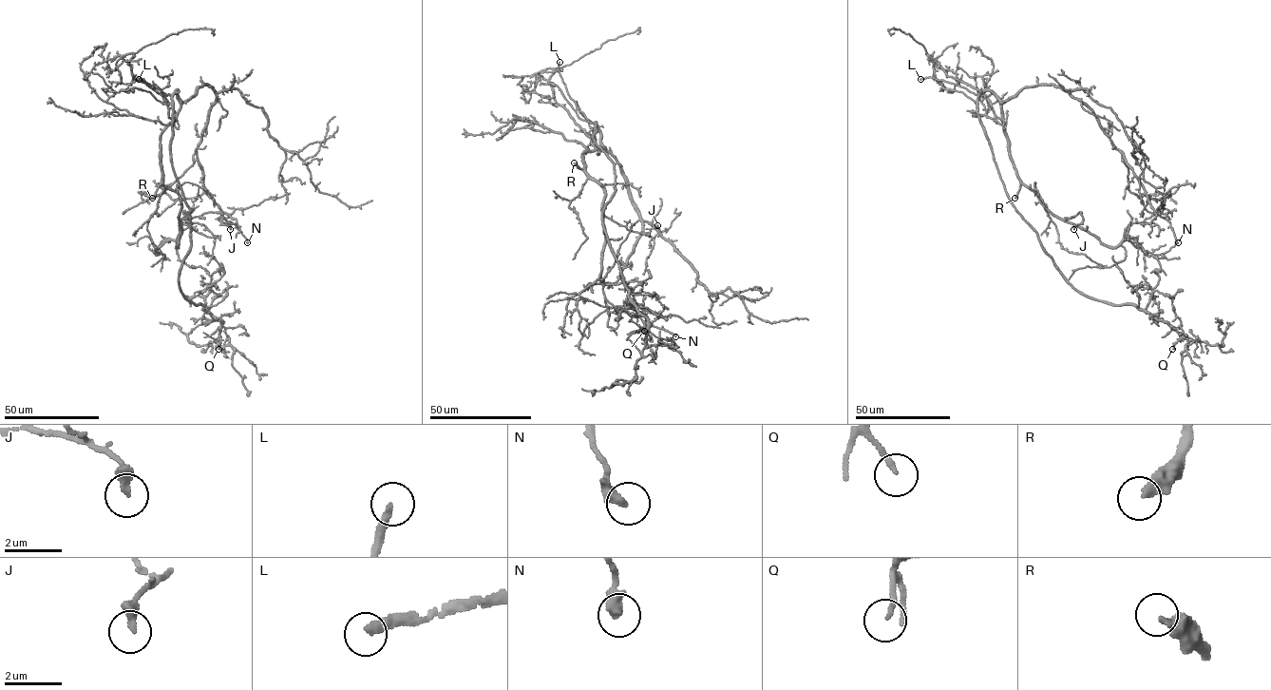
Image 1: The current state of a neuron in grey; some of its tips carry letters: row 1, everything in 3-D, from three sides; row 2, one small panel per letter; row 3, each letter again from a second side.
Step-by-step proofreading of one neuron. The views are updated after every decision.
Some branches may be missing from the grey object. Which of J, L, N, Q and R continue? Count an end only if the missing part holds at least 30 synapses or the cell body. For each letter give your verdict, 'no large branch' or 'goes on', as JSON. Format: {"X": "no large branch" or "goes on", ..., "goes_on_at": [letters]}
{"J": "no large branch", "L": "goes on", "N": "no large branch", "Q": "no large branch", "R": "goes on", "goes_on_at": ["L", "R"]}

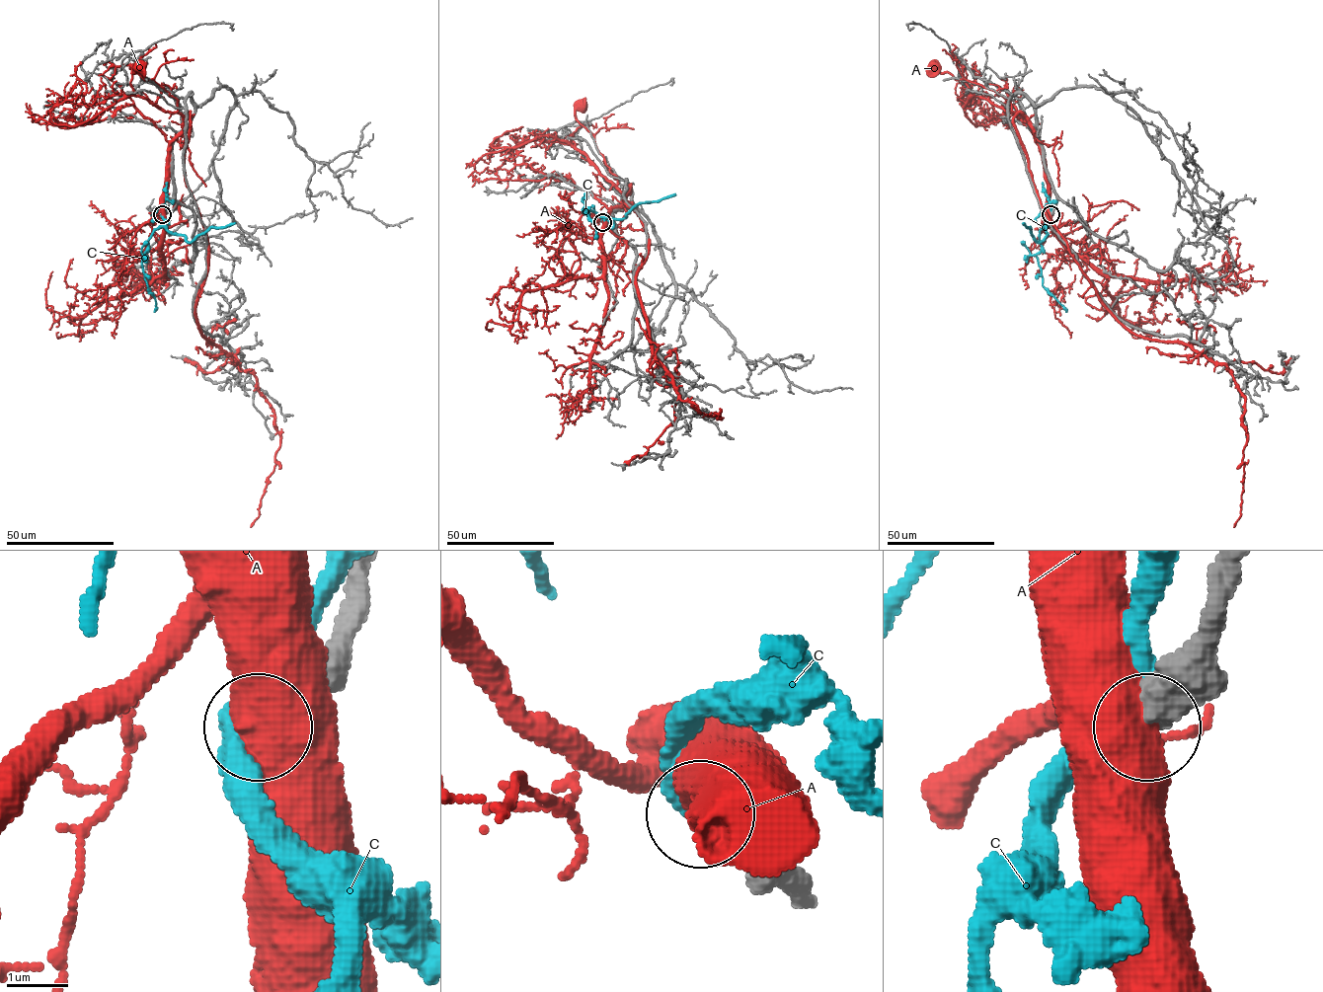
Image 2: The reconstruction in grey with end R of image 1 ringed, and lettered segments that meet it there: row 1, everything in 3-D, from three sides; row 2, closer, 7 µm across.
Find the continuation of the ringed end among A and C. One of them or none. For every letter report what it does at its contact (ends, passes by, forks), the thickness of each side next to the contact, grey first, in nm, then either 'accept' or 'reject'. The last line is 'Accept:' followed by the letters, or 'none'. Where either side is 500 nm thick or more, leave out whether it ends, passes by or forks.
A: calibres 700 and 750 nm; reject
C: calibres 700 and 280 nm; reject
Accept: none

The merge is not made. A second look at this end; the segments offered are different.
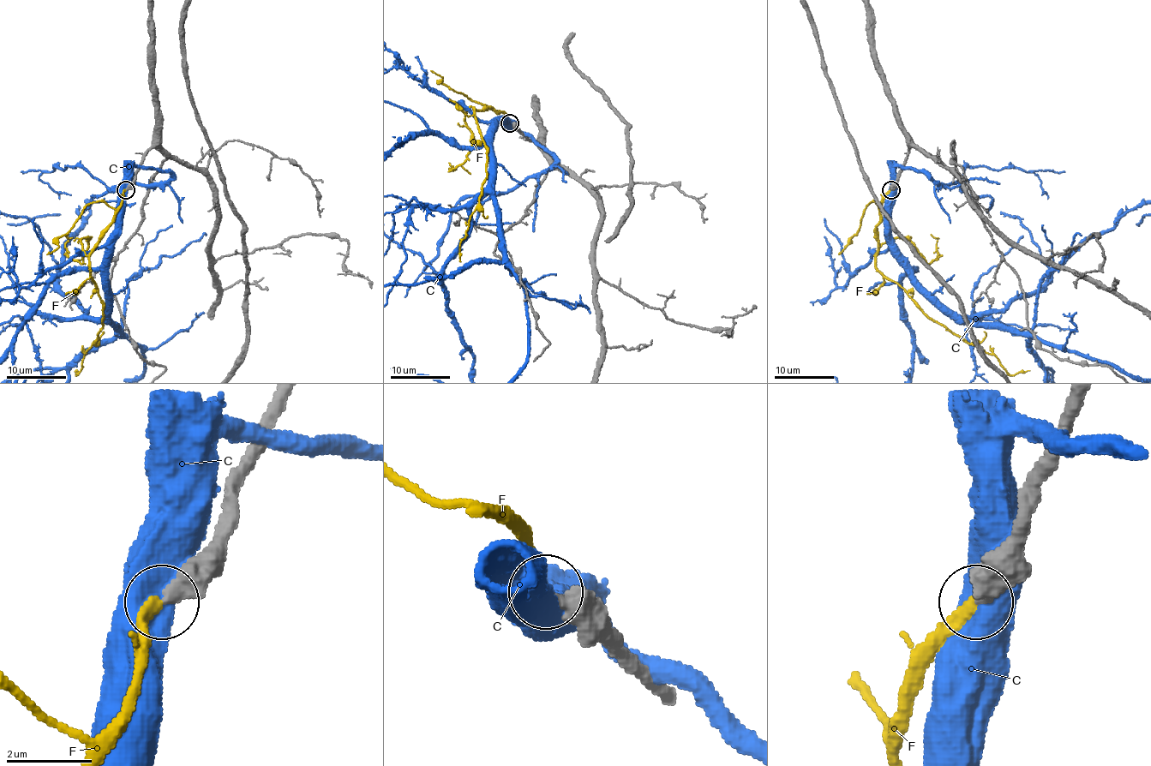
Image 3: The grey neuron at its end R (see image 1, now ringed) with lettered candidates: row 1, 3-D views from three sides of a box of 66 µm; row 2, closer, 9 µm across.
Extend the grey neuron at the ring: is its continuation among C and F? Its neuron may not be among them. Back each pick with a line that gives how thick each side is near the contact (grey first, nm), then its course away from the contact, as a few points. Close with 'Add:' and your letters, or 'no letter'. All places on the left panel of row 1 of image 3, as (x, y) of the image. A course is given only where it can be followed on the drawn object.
F: calibres 500 and 220 nm; course (125, 188), (115, 222), (89, 258), (89, 274), (103, 304), (103, 328), (77, 370)
Add: F

